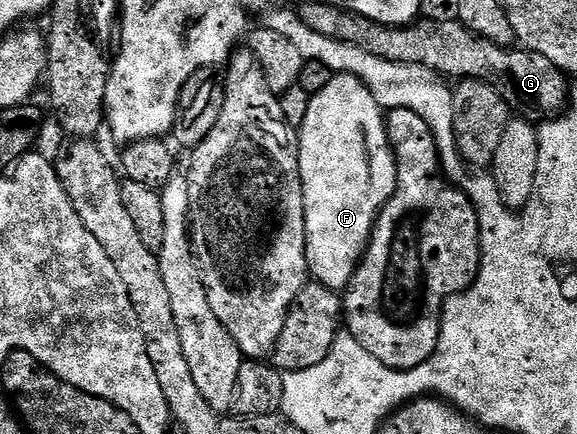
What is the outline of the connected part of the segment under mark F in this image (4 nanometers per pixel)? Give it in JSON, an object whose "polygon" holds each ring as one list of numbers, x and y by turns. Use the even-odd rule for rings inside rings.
{"polygon":[[333,74,323,90,310,95,307,114,295,136,297,174,301,179,305,207,305,257,312,279,330,292,340,293,349,285,365,254,365,247,369,245,369,236,381,207,397,188,397,158,389,143,385,121,383,109,359,77]]}

